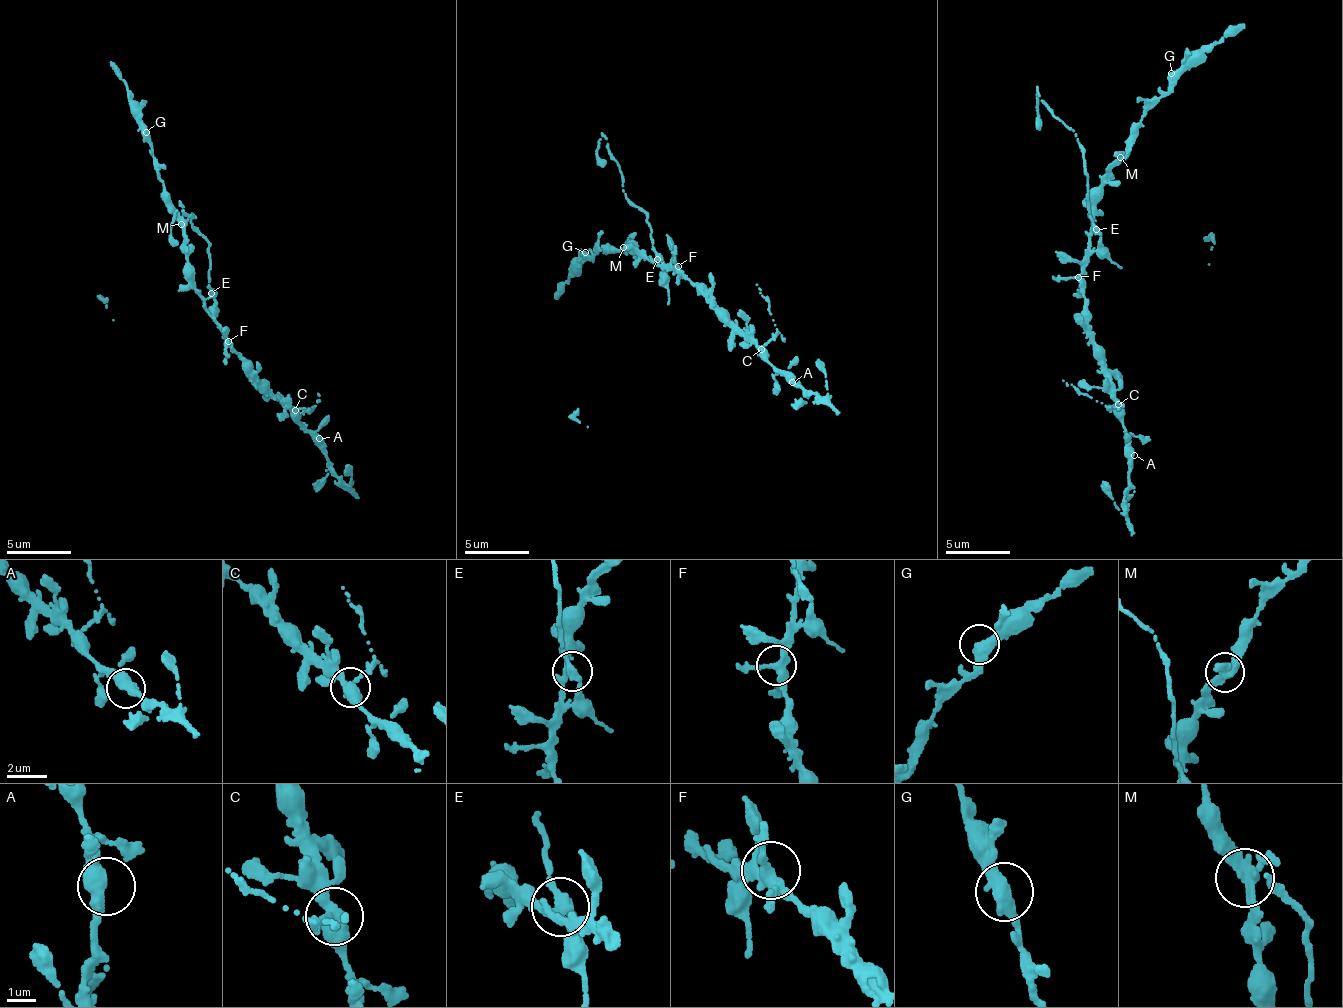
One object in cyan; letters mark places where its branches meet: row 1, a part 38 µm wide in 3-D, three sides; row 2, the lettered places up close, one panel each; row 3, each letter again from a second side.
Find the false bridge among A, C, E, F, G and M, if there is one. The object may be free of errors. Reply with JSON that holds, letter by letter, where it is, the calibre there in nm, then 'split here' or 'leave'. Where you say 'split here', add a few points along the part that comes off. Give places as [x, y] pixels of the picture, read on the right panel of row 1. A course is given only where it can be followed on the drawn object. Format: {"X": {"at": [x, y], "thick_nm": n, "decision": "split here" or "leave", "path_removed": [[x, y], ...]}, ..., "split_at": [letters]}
{"A": {"at": [1134, 455], "thick_nm": 360, "decision": "leave"}, "C": {"at": [1118, 404], "thick_nm": 360, "decision": "leave"}, "E": {"at": [1096, 229], "thick_nm": 280, "decision": "leave"}, "F": {"at": [1078, 277], "thick_nm": 340, "decision": "leave"}, "G": {"at": [1171, 73], "thick_nm": 400, "decision": "leave"}, "M": {"at": [1120, 157], "thick_nm": 320, "decision": "leave"}, "split_at": []}

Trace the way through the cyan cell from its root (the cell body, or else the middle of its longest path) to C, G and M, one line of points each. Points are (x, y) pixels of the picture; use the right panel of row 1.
C: (1086, 263), (1083, 267), (1087, 334), (1094, 345), (1104, 388), (1118, 404)
G: (1086, 263), (1091, 221), (1096, 212), (1096, 193), (1102, 176), (1118, 162), (1132, 132), (1166, 93), (1171, 73)
M: (1086, 263), (1091, 221), (1096, 212), (1096, 193), (1102, 176), (1120, 157)

